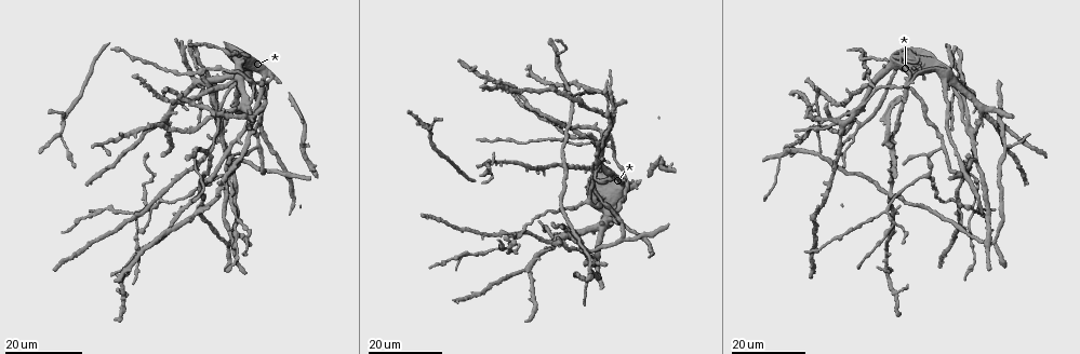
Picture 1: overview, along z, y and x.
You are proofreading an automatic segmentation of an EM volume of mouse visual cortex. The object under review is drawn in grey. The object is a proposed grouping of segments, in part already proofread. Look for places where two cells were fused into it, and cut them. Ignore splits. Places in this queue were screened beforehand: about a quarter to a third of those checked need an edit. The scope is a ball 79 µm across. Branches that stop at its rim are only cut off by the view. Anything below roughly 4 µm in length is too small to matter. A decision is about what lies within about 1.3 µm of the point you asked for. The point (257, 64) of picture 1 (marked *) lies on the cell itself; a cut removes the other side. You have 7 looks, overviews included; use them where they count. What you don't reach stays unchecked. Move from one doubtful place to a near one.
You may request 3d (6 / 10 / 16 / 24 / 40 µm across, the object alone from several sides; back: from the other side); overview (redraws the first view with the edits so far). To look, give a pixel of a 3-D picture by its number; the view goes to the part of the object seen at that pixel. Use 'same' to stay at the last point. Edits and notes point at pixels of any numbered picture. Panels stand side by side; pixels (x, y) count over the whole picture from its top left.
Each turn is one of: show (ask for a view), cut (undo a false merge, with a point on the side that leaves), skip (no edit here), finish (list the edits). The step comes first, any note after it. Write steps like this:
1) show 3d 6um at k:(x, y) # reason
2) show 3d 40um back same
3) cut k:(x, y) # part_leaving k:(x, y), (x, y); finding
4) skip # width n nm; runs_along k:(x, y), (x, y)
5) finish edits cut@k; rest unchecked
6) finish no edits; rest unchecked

show 3d 16um at 1:(820, 153) # small branch off a trunk

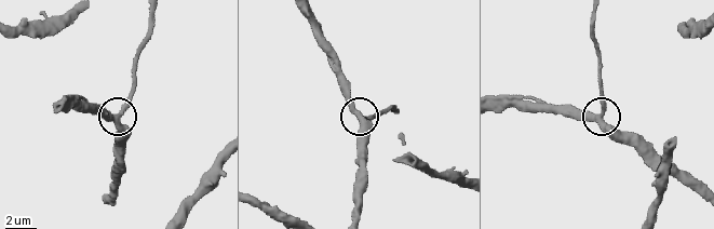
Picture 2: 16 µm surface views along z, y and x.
show 3d 10um at 2:(114, 117) # zoom in

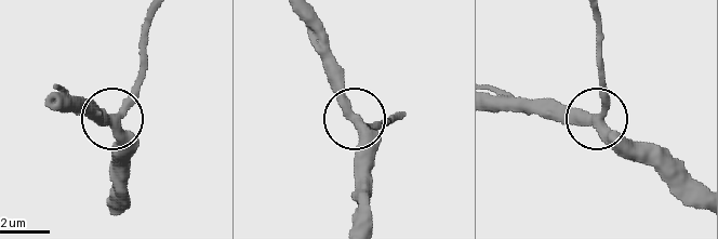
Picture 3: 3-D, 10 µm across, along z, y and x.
show 3d 10um back at 3:(117, 116) # other side

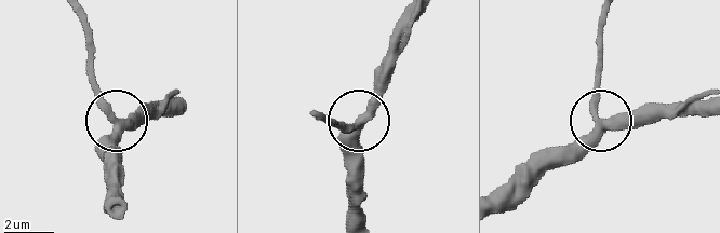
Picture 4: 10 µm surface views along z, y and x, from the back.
skip # side_arm 21 um; arms 3; continuous, no second cell

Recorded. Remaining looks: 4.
show 3d 16um at 1:(924, 175) # a fork

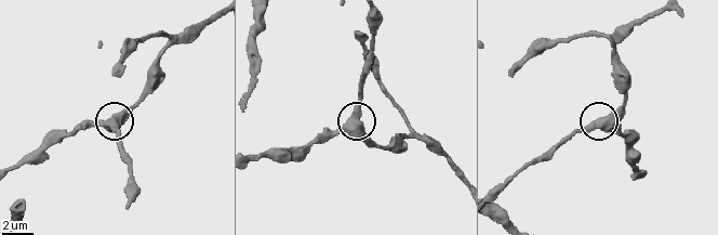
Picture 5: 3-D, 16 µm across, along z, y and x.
show 3d 6um at 5:(352, 118) # closer look

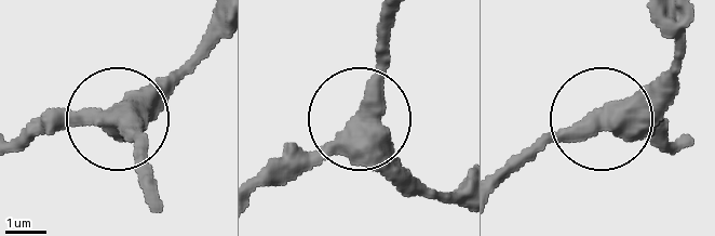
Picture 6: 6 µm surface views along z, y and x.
skip # side_arm 44 um; runs_along 6:(462, 182), (431, 188), (363, 120), (387, 40); continuous, no second cell

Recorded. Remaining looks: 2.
show 3d 16um at 1:(780, 158)

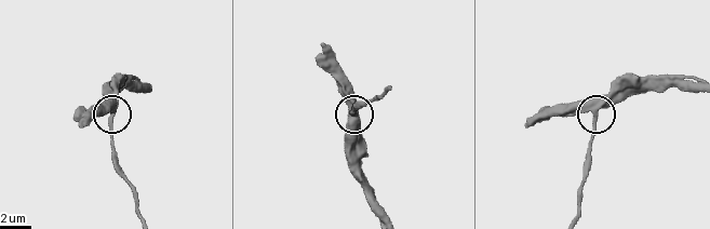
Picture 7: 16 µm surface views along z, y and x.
show 3d 6um at 7:(594, 117) # zoom in

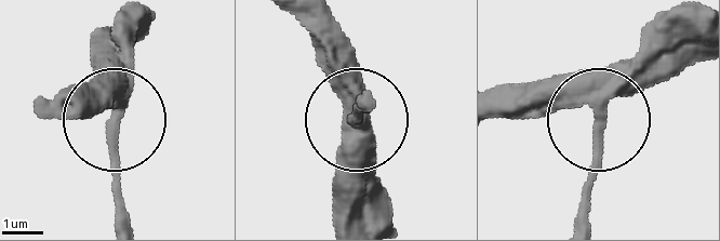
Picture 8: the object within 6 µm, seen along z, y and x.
skip # width 380 nm; runs_along 8:(701, 50), (660, 61), (601, 111), (577, 98), (505, 98); all the same cell

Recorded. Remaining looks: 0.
finish no edits; rest unchecked

